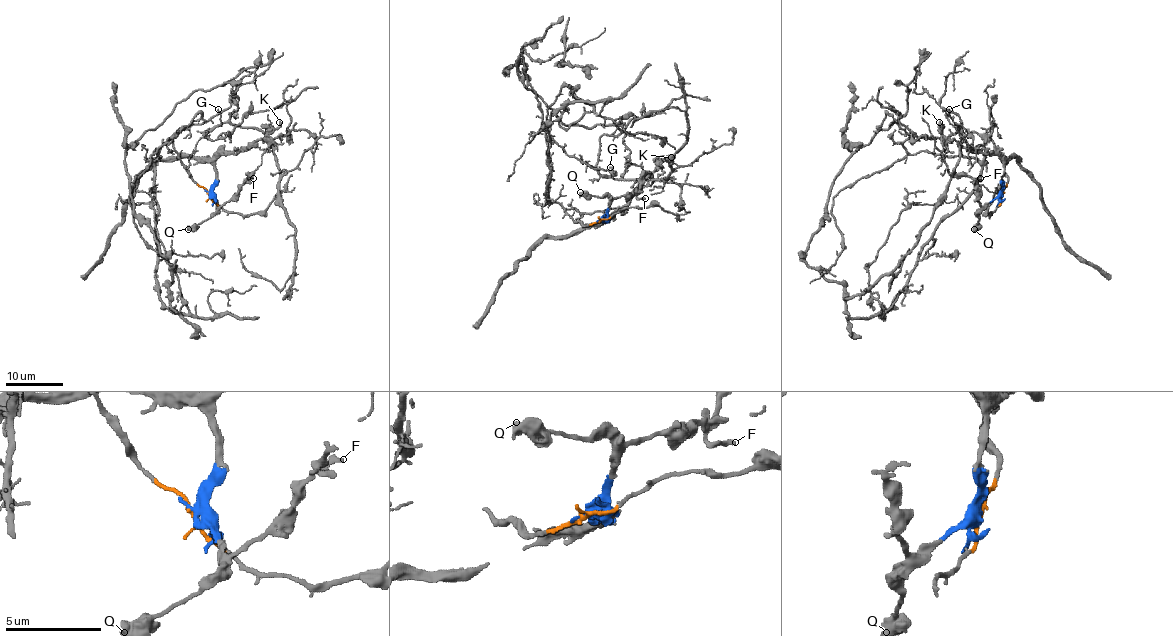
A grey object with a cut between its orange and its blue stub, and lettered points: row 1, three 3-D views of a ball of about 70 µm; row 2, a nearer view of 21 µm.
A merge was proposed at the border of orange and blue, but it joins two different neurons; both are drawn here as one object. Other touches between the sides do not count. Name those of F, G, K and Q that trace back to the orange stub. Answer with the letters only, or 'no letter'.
G

